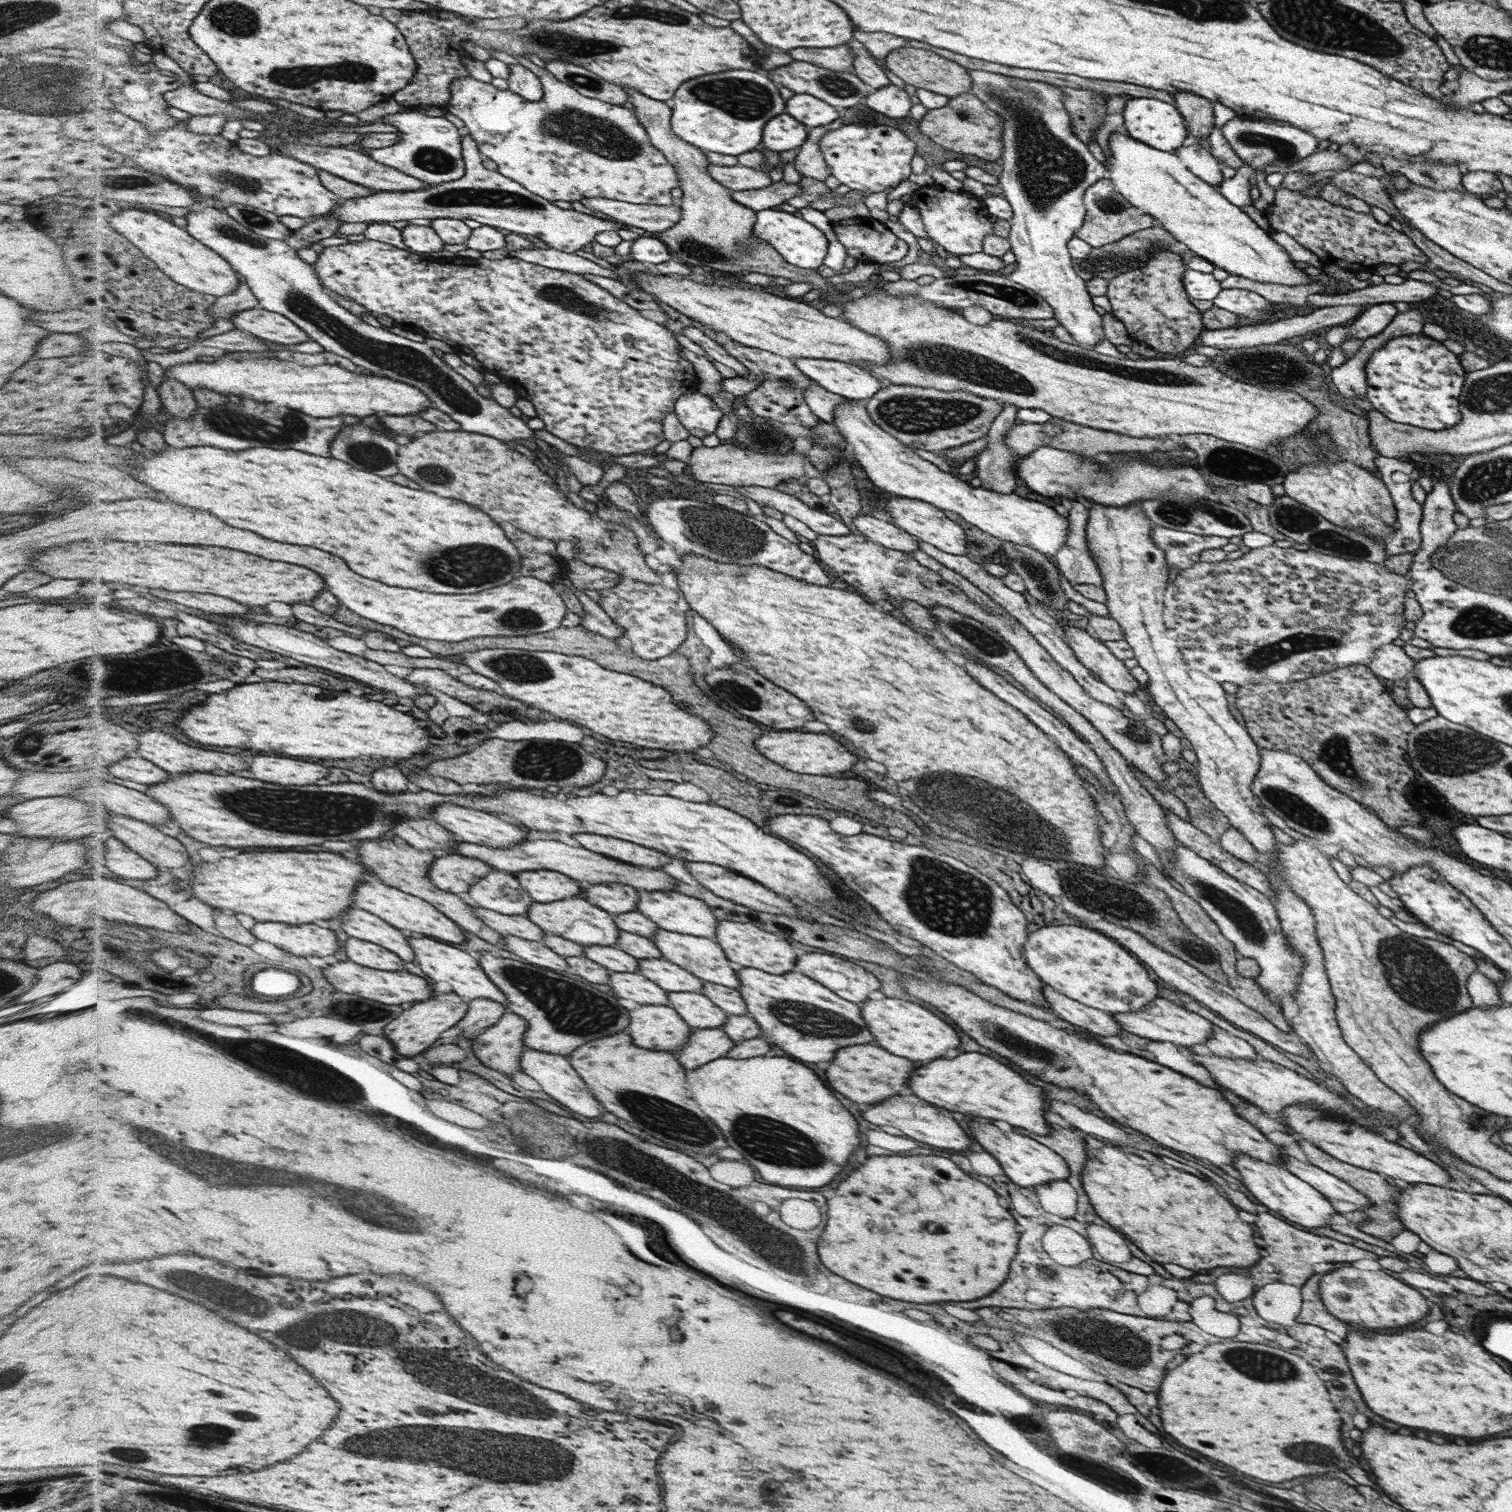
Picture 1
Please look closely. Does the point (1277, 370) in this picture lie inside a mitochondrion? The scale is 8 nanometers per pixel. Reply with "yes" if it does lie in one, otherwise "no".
yes

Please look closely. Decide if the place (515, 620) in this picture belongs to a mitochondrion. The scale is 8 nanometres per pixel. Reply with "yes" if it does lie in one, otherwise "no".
yes

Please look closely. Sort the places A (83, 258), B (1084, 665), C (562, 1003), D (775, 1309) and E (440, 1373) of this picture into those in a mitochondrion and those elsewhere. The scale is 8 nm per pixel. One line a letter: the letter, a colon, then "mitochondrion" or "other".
A: other
B: other
C: mitochondrion
D: other
E: mitochondrion

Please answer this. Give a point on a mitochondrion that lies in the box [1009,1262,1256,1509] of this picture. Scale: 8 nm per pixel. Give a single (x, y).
(1120, 1346)

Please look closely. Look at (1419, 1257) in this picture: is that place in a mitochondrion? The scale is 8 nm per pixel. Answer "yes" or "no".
no

